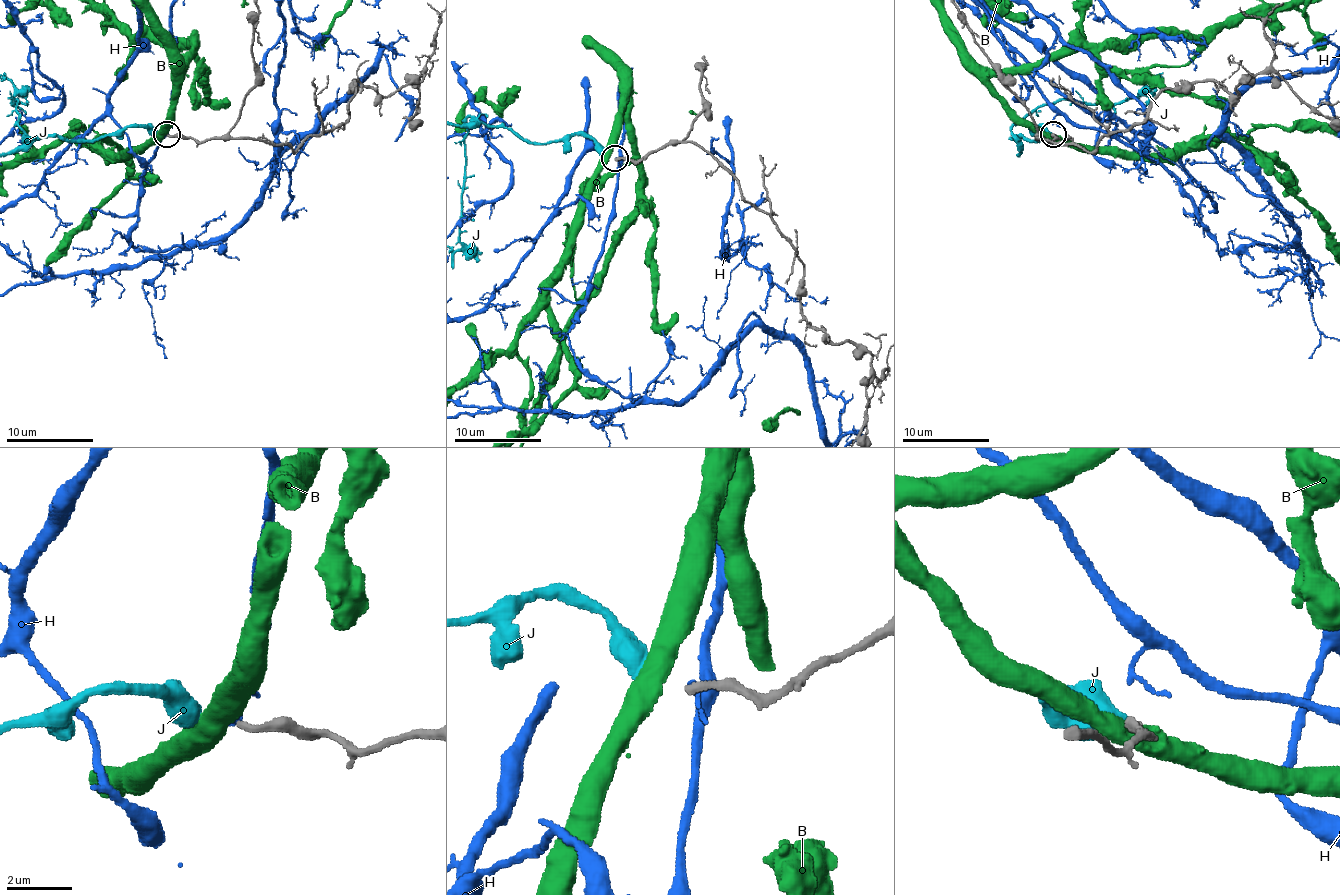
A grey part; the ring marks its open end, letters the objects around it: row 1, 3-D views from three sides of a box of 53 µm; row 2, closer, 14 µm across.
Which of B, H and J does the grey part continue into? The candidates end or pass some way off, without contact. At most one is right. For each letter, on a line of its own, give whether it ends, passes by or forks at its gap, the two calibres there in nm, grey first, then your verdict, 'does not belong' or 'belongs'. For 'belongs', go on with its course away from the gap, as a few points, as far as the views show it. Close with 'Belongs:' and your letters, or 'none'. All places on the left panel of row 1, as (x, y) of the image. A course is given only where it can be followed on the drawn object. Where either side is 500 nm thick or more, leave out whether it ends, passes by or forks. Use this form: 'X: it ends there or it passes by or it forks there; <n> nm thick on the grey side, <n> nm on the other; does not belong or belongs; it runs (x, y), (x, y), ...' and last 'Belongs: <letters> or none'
B: 240 nm thick on the grey side, 550 nm on the other; does not belong
H: it ends there; 240 nm thick on the grey side, 170 nm on the other; does not belong
J: 240 nm thick on the grey side, 500 nm on the other; belongs
Belongs: J

